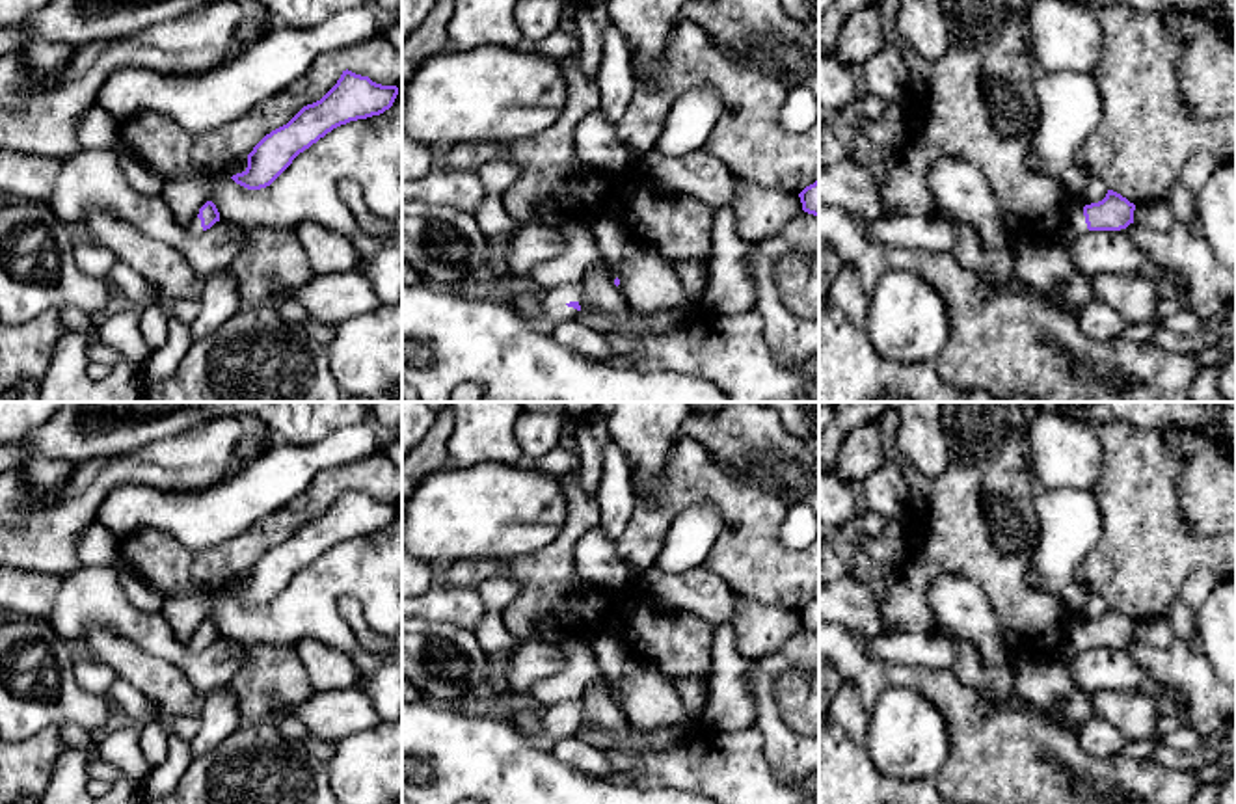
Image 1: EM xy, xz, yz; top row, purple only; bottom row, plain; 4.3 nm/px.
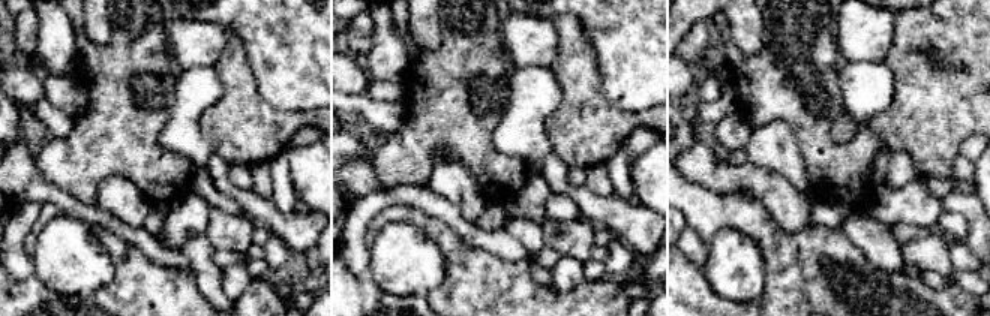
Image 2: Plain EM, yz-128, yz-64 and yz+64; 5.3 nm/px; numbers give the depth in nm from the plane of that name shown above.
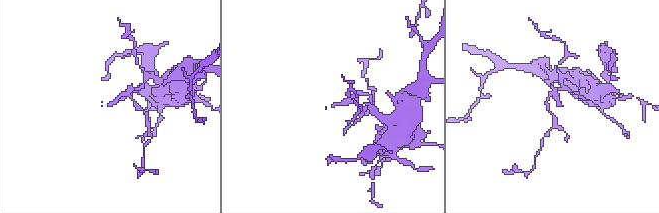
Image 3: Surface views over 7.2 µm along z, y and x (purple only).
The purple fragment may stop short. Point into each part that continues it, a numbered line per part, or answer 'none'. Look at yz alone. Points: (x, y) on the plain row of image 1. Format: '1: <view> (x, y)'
1: yz (1073, 643)

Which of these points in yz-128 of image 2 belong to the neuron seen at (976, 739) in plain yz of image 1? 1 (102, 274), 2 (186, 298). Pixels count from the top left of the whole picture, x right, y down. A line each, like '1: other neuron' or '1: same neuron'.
1: other neuron
2: same neuron

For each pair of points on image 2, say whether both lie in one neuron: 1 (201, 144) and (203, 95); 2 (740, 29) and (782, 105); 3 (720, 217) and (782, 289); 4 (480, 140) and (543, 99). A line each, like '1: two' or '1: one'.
1: one
2: two
3: one
4: two

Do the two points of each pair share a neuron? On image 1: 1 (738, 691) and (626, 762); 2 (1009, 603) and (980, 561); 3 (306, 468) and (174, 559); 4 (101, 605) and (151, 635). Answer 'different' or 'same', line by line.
1: different
2: same
3: different
4: same

